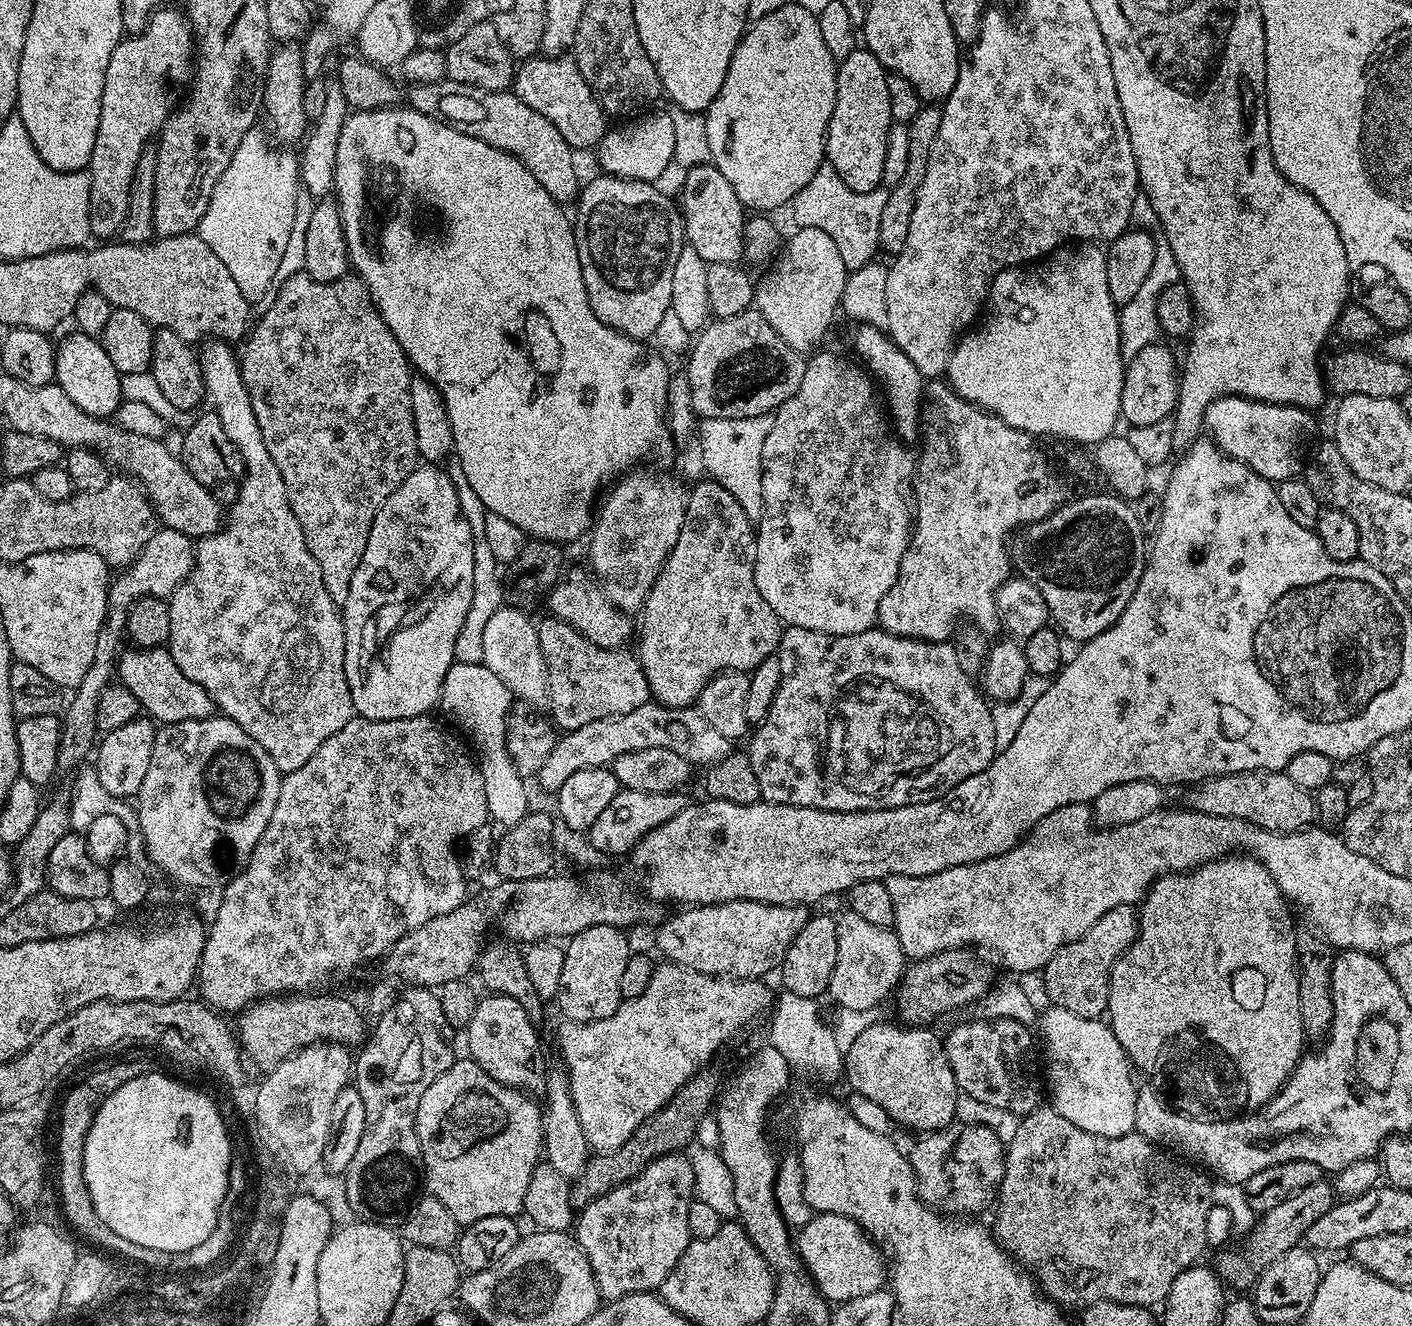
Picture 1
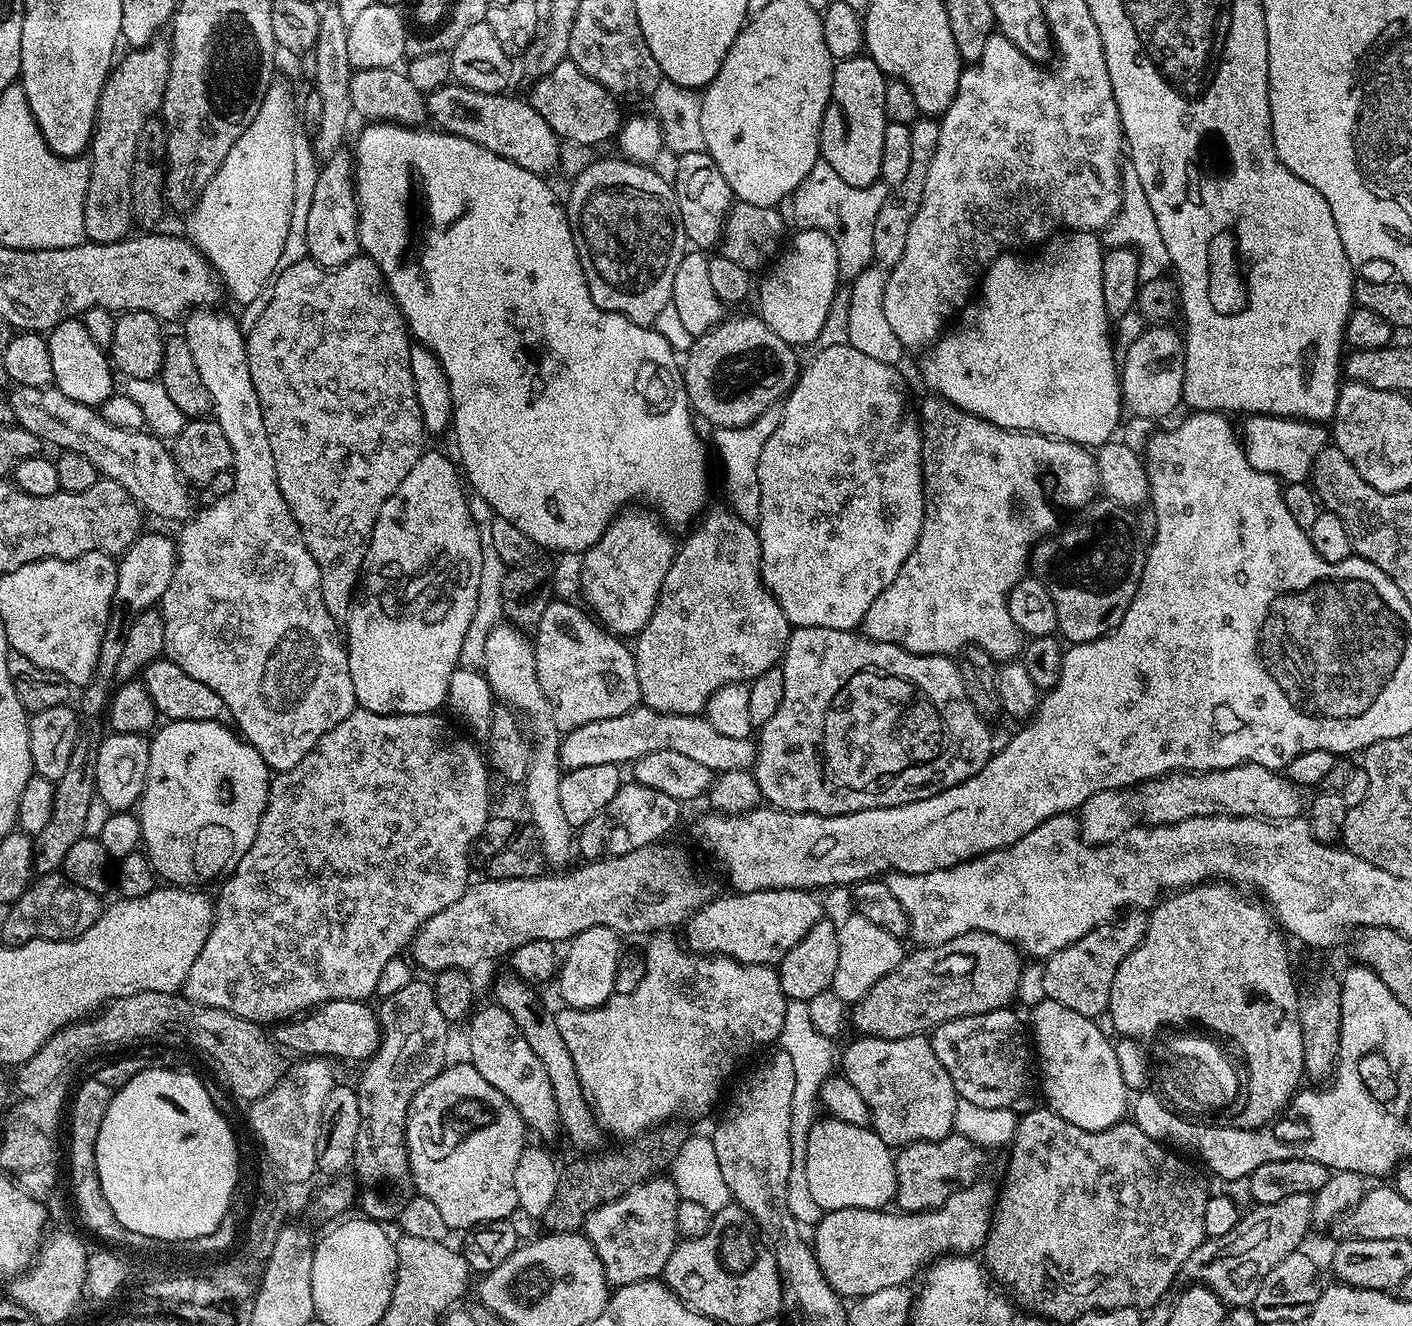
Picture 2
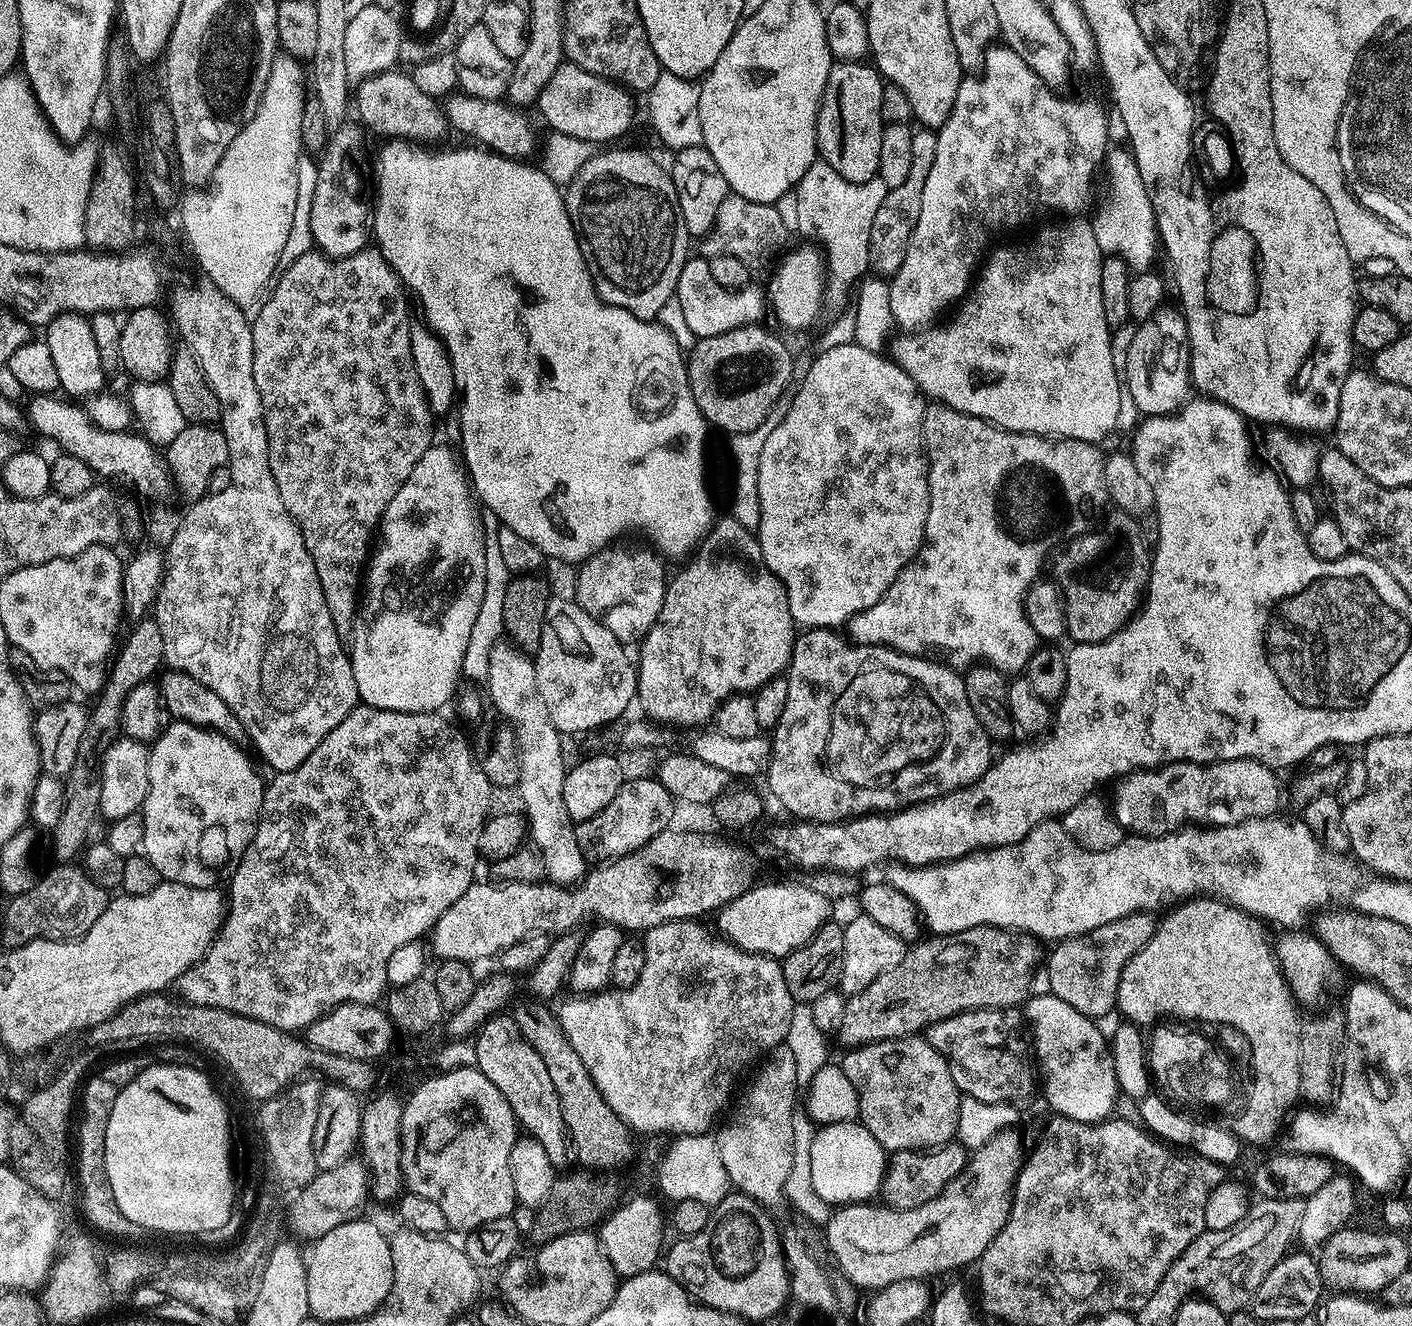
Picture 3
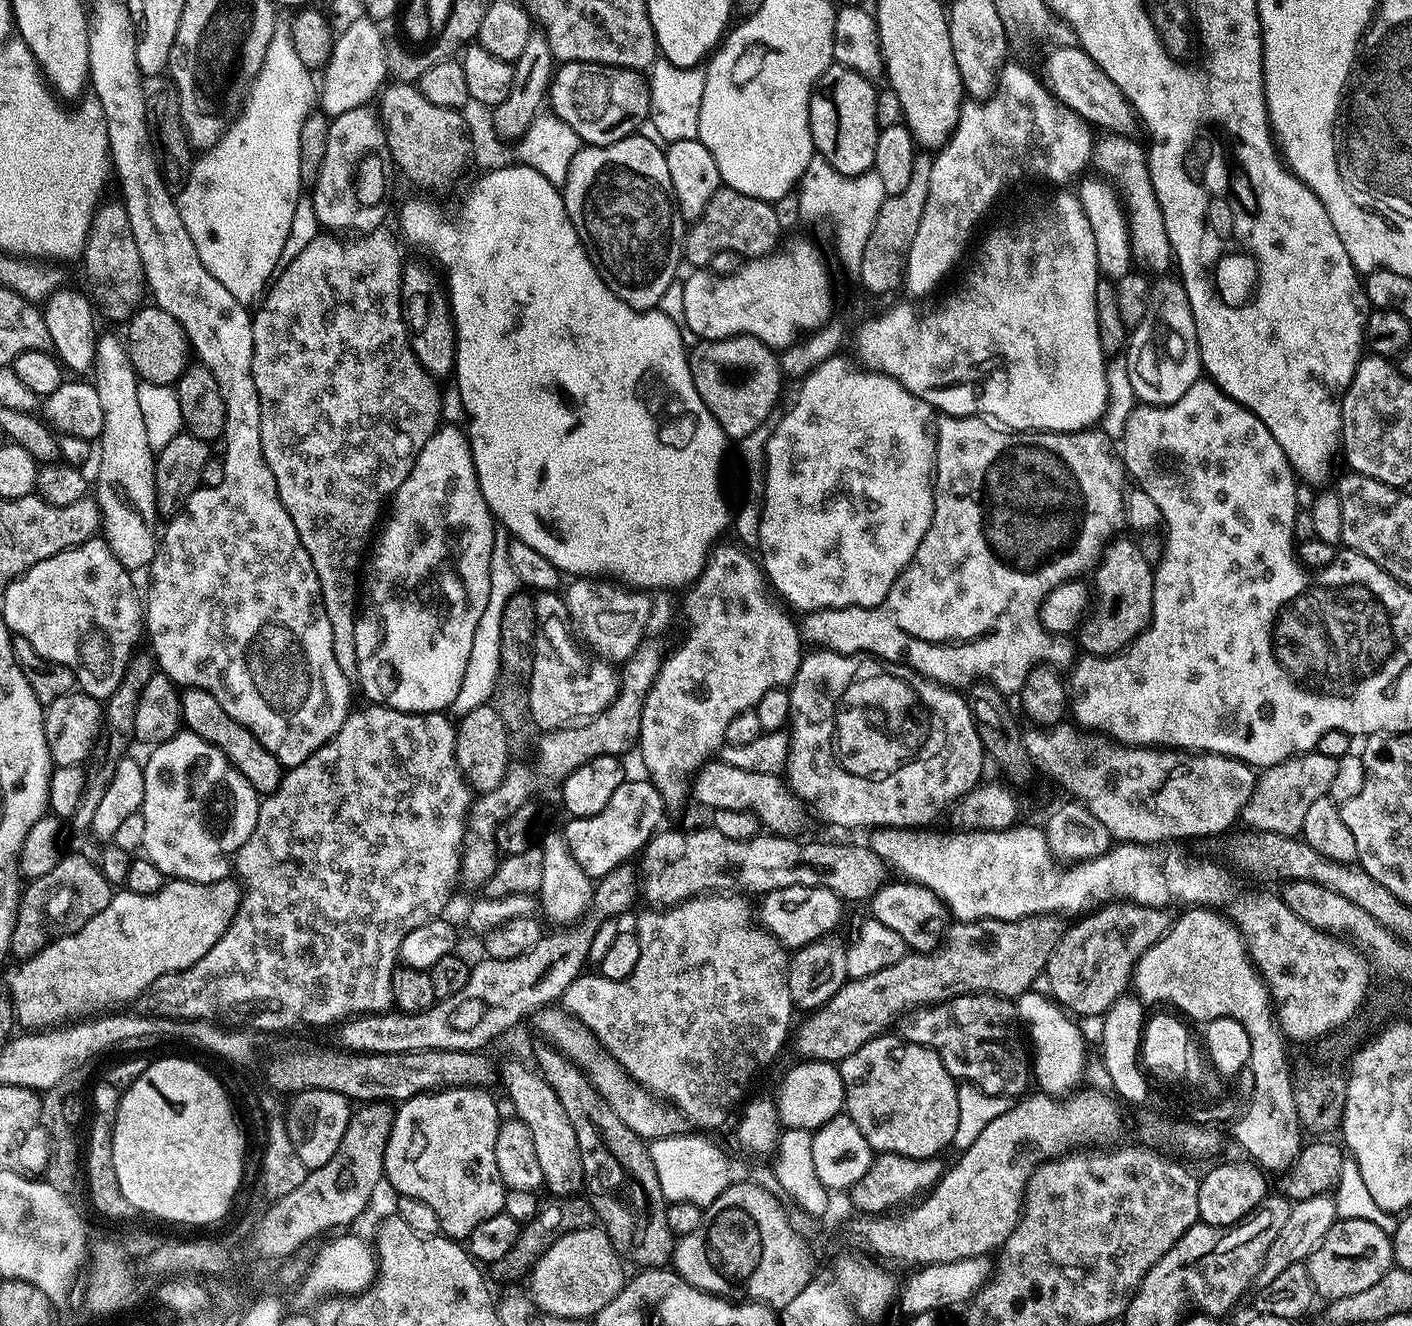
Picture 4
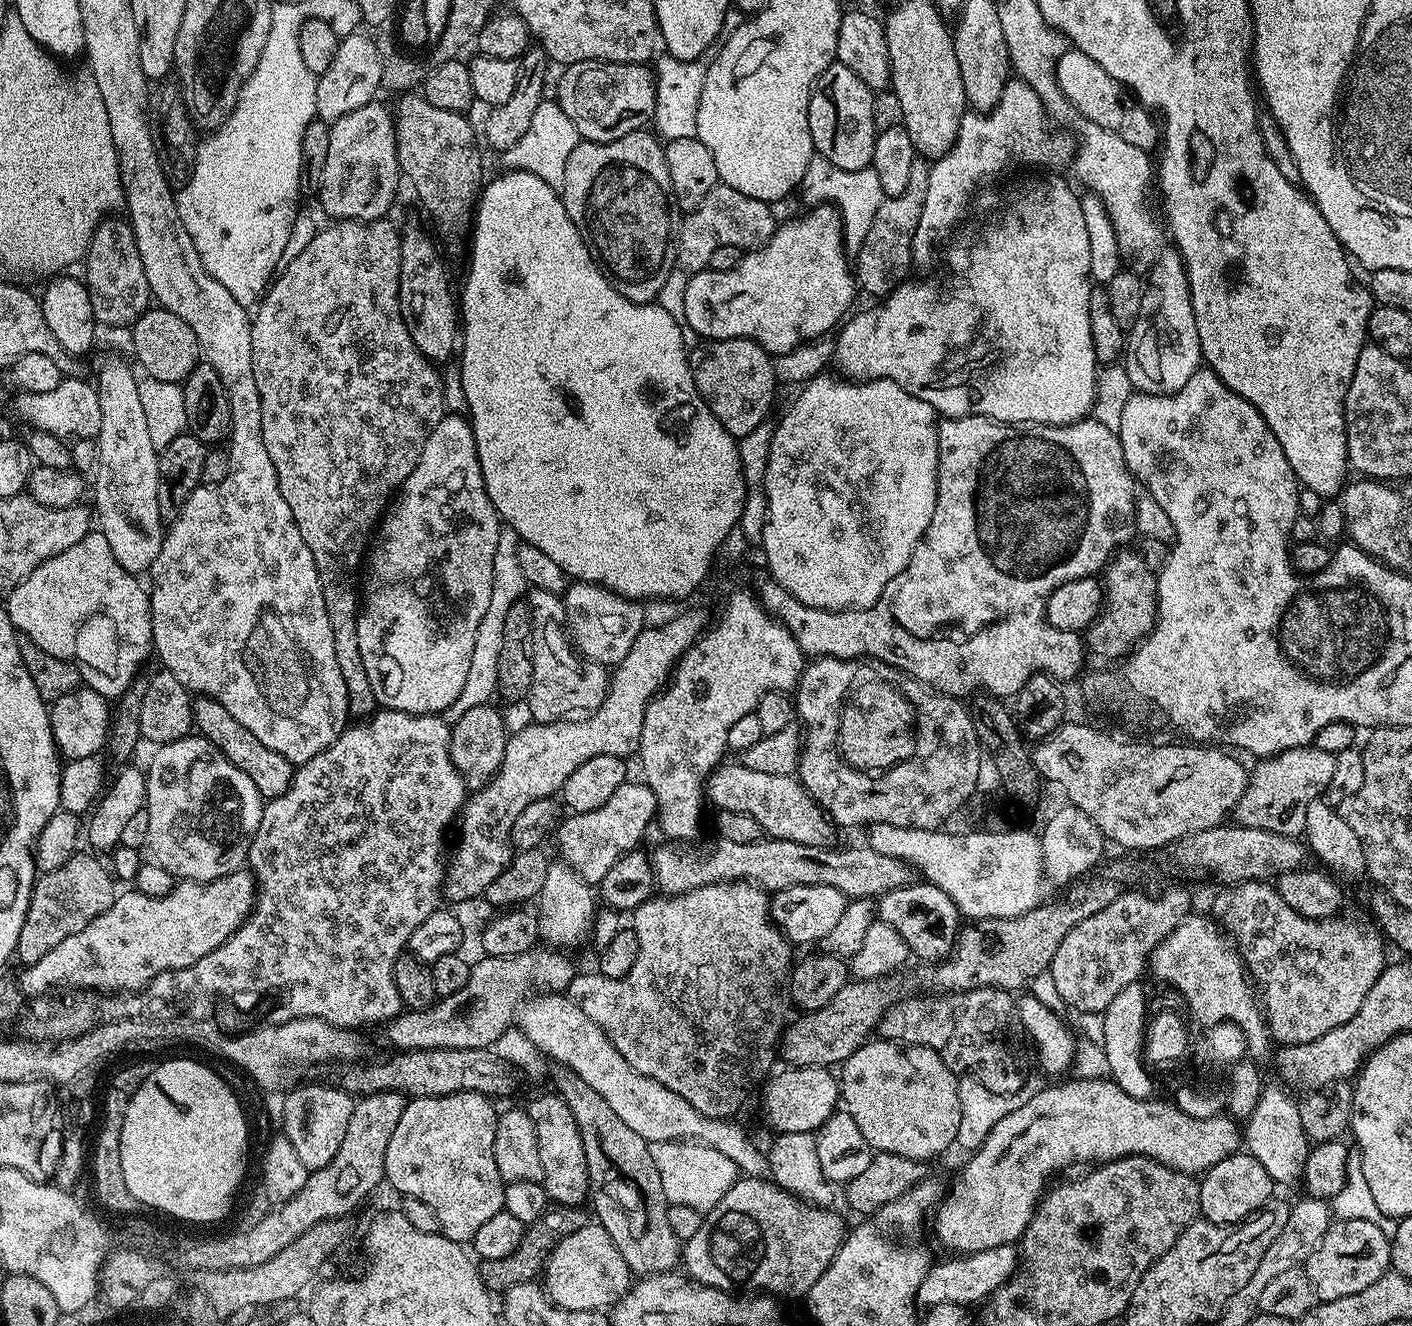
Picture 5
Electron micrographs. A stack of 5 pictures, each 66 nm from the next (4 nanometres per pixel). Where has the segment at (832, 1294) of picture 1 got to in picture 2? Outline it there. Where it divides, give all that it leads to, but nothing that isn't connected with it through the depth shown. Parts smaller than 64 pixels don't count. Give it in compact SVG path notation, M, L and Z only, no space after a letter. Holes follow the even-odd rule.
M977 1182L969 1183L967 1186L957 1187L948 1197L946 1202L940 1208L930 1208L927 1212L901 1212L899 1210L881 1210L879 1208L843 1208L842 1210L834 1210L833 1212L824 1212L821 1215L820 1221L814 1225L816 1237L811 1237L810 1244L815 1251L818 1266L821 1267L821 1272L826 1278L829 1286L841 1298L859 1298L866 1294L874 1294L874 1290L886 1290L886 1286L894 1286L895 1284L907 1285L908 1280L912 1280L921 1275L922 1269L949 1254L972 1254L983 1249L984 1242L988 1238L988 1230L992 1227L994 1219L994 1209L998 1204L998 1192L994 1187L991 1188L988 1184L976 1184Z

